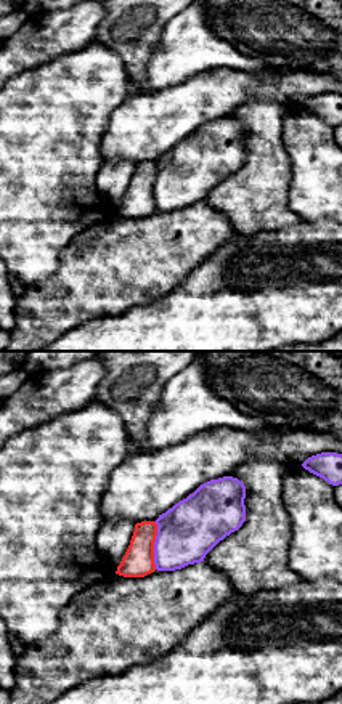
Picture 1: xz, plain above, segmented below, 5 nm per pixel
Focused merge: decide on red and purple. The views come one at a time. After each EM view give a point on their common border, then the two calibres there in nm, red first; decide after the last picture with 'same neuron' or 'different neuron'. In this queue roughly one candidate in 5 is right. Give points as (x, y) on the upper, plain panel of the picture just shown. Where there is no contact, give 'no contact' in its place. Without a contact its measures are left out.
contact (153, 186); calibres 160 and 300 nm

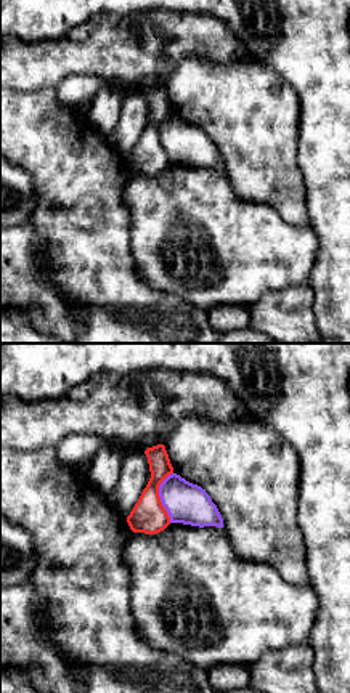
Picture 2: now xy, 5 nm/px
contact (159, 138); calibres 170 and 200 nm

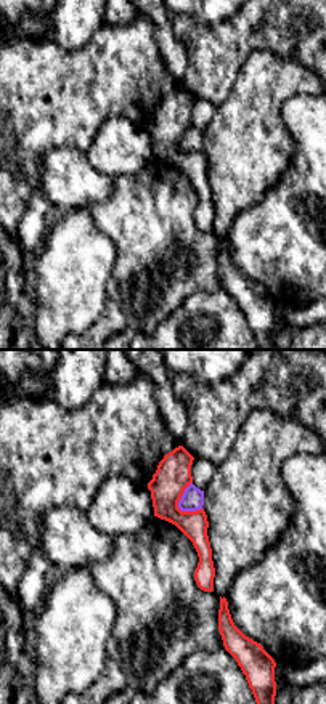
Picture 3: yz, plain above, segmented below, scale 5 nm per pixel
contact (180, 138); calibres 180 and 110 nm

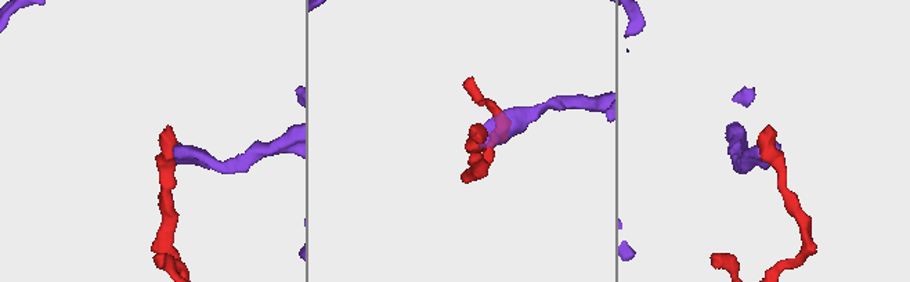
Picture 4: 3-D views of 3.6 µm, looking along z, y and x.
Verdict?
different neuron

